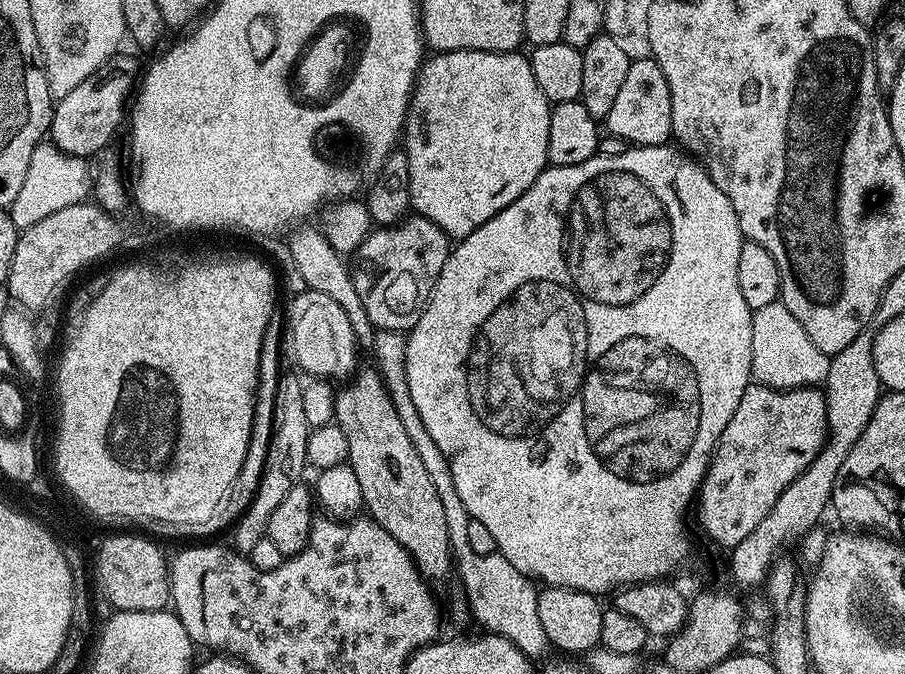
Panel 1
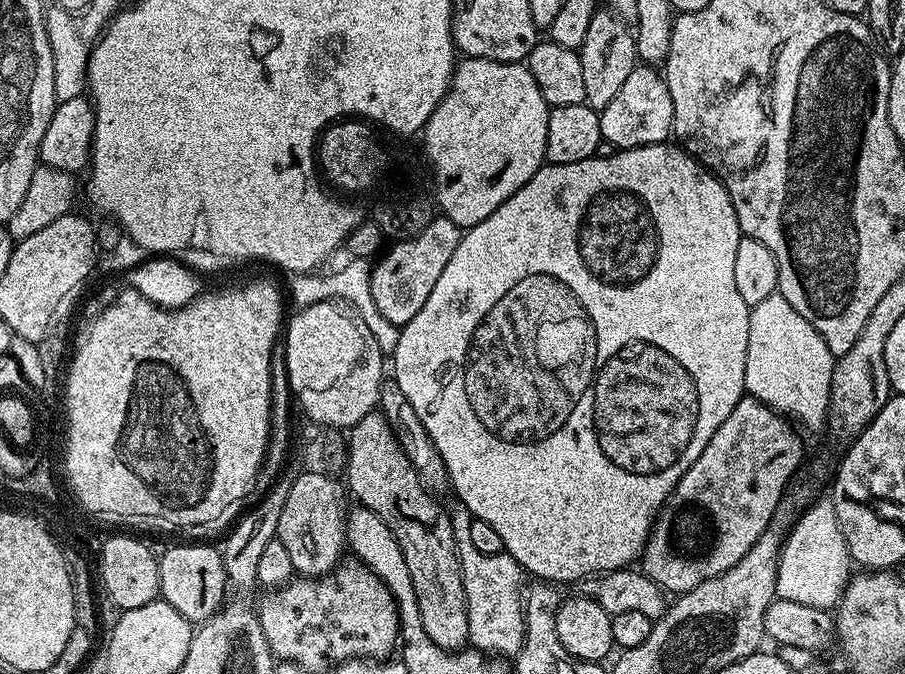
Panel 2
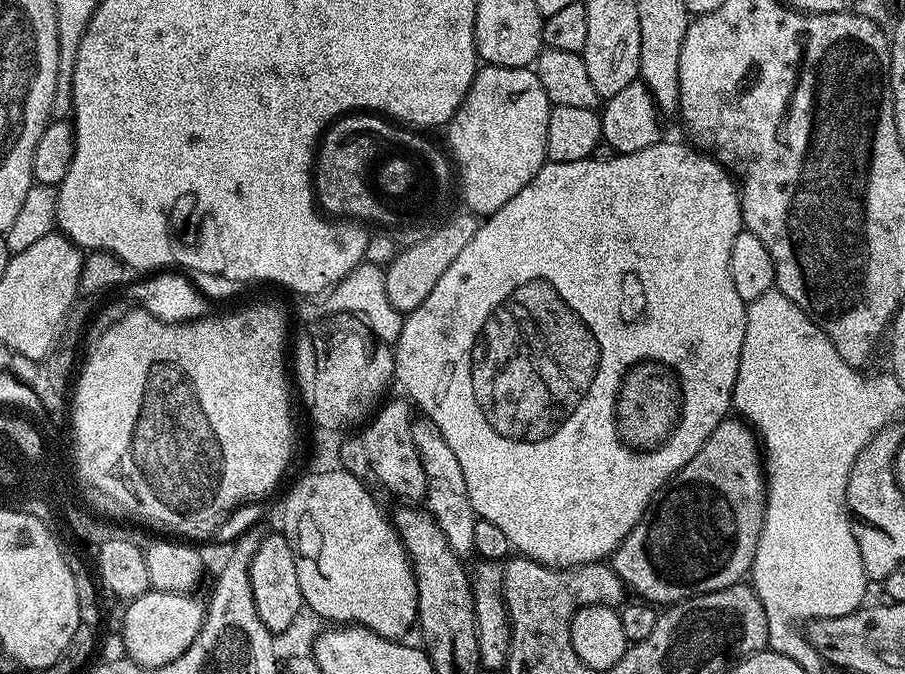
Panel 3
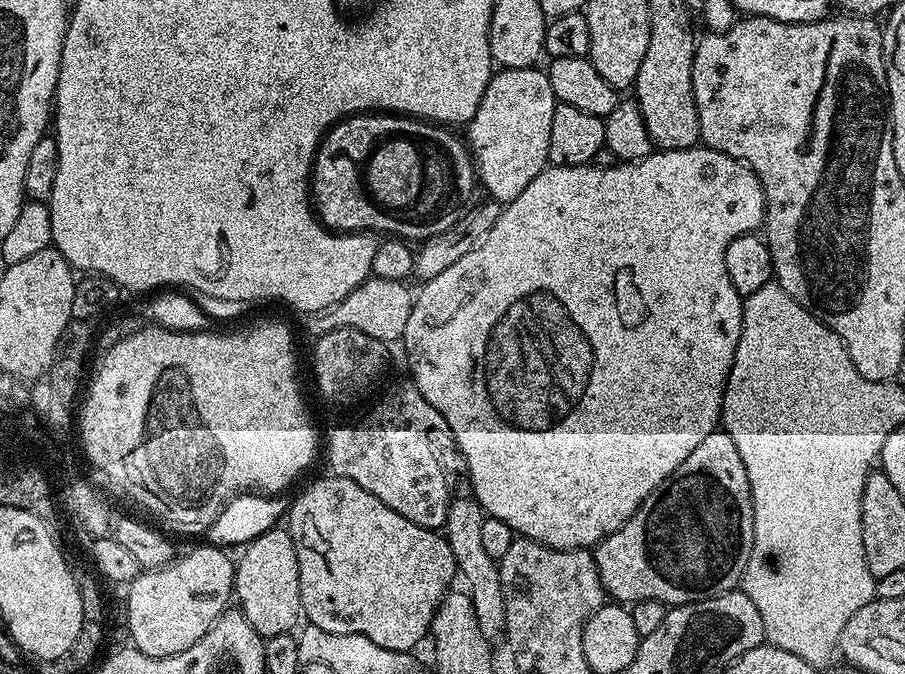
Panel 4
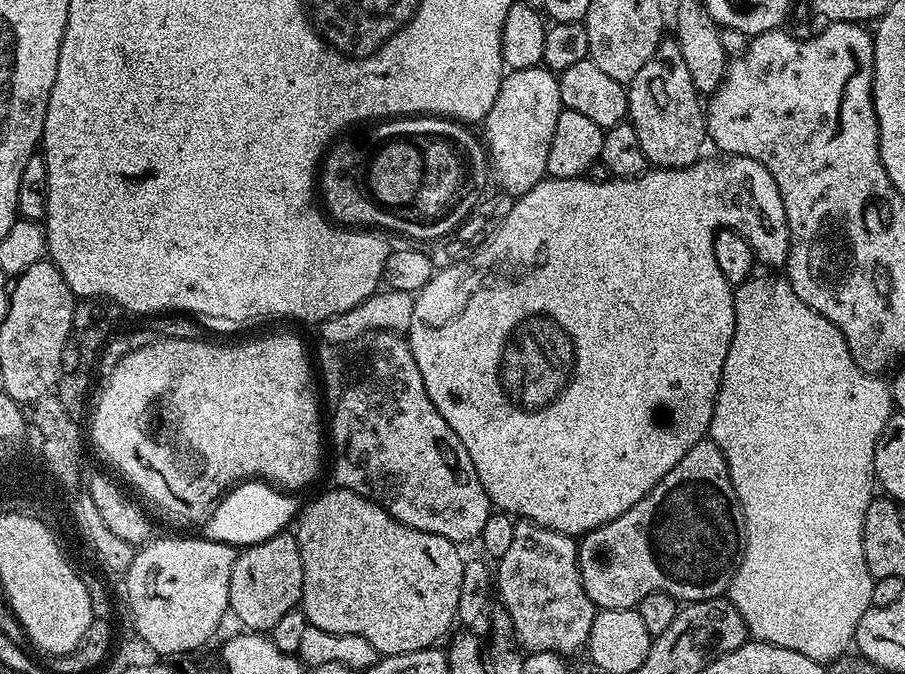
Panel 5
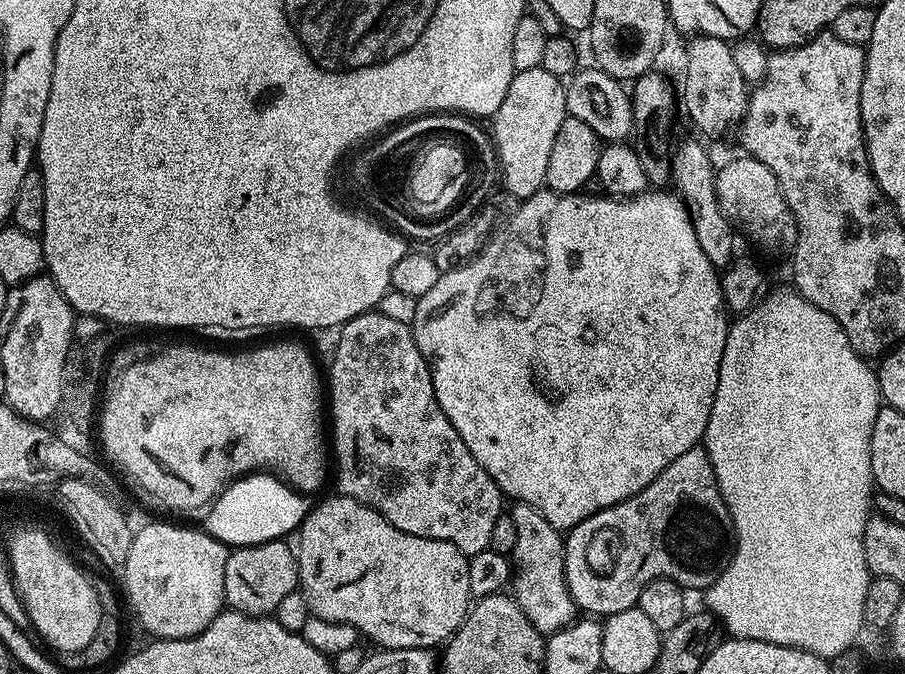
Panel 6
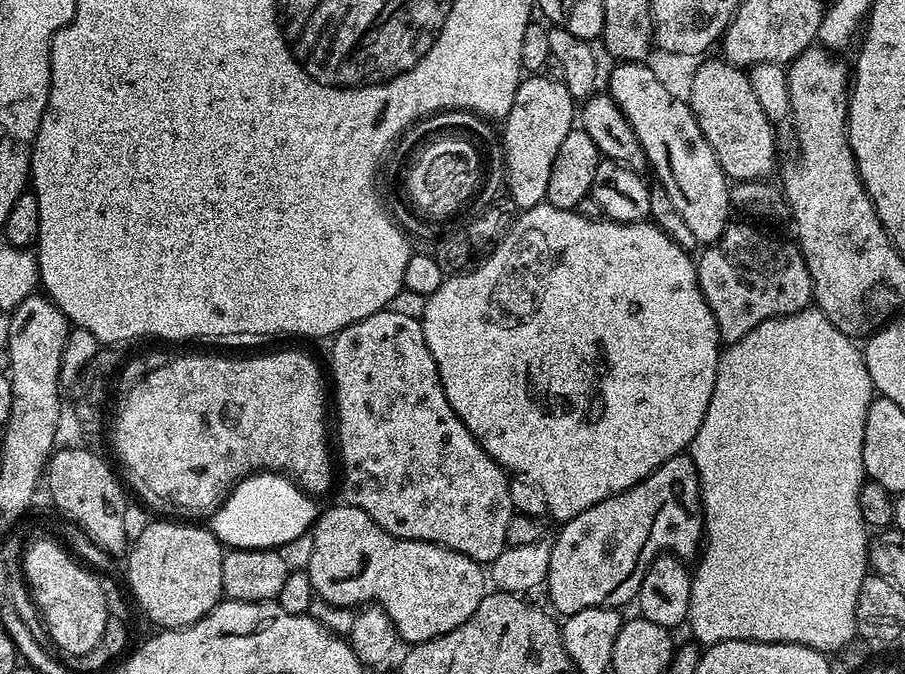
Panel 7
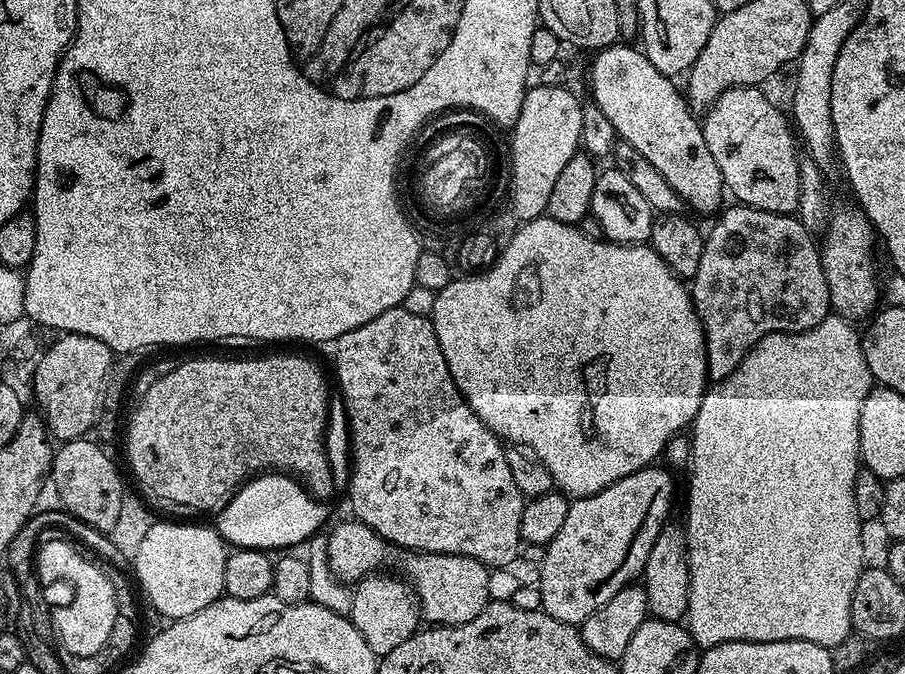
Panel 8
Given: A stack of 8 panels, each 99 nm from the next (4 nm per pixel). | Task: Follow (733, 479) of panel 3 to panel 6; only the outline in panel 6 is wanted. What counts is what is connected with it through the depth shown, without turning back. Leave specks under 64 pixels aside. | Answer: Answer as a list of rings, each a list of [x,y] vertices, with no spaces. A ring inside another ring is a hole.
[[[702,446],[686,450],[650,486],[630,499],[610,506],[574,526],[564,542],[568,589],[581,613],[607,618],[637,607],[642,590],[658,578],[673,580],[685,590],[706,590],[718,579],[734,551],[732,515],[720,493],[708,452]]]

